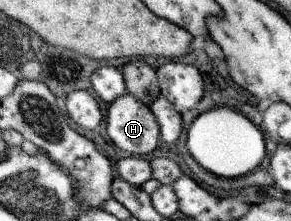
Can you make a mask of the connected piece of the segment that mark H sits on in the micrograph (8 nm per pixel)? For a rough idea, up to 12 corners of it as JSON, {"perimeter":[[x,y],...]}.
{"perimeter":[[125,93],[106,109],[107,135],[133,156],[159,145],[150,107]]}

